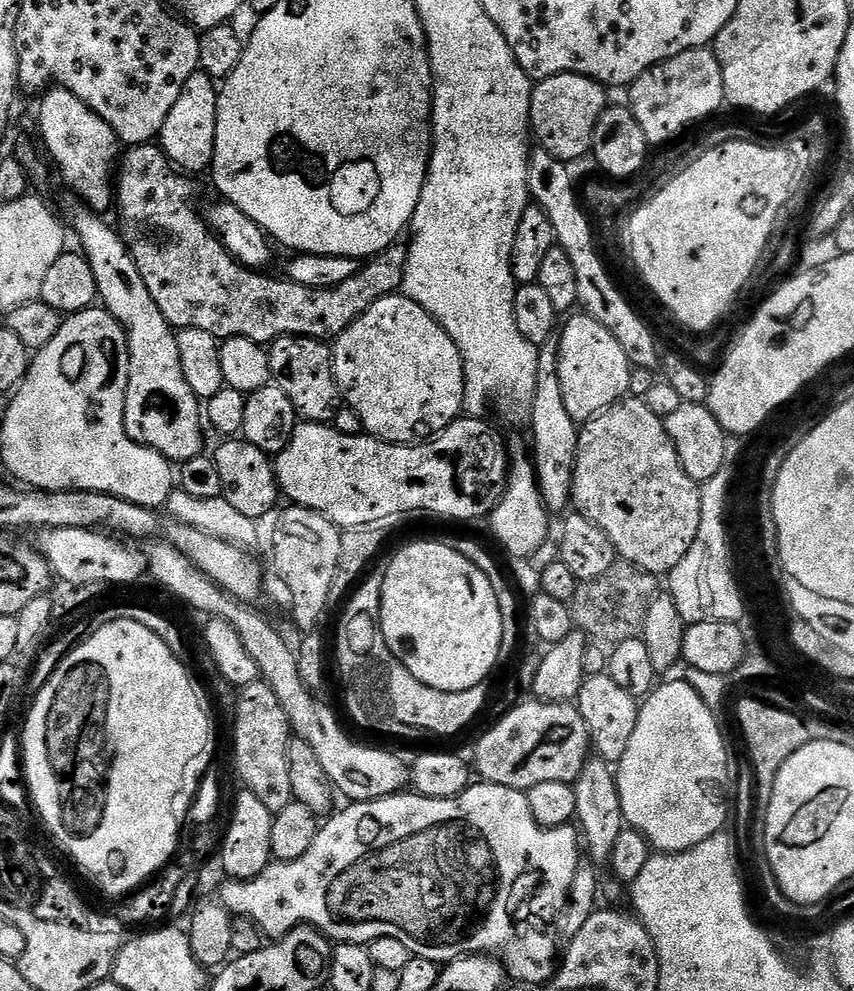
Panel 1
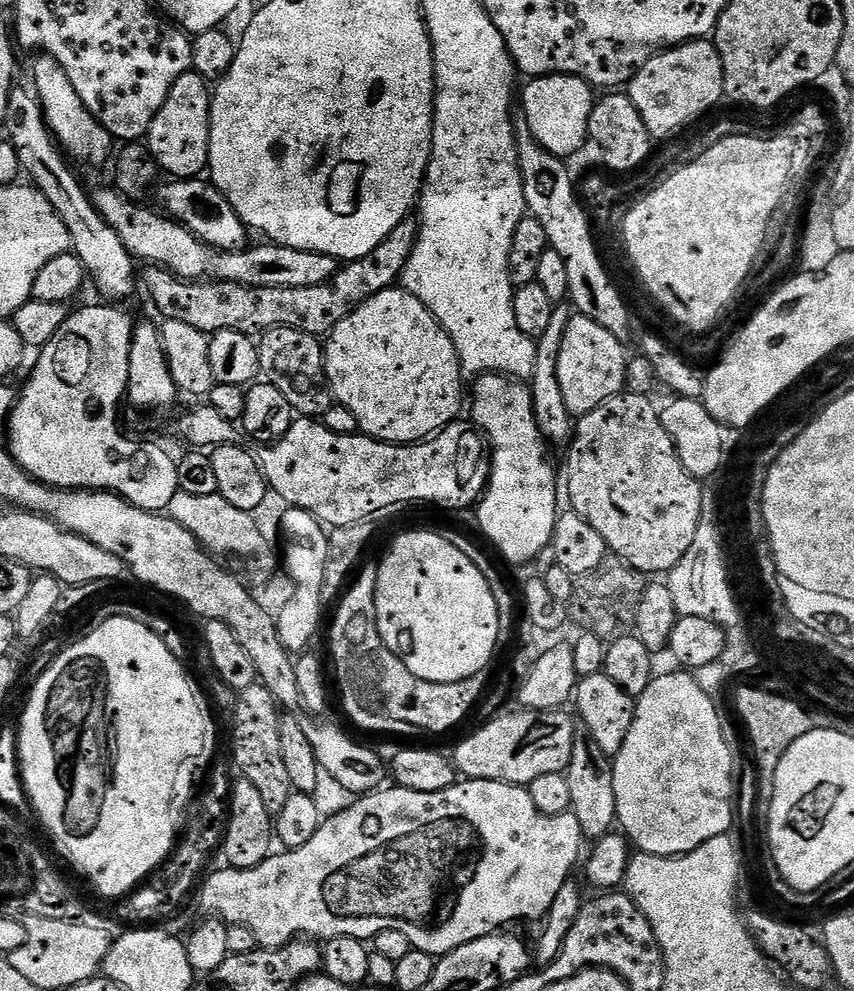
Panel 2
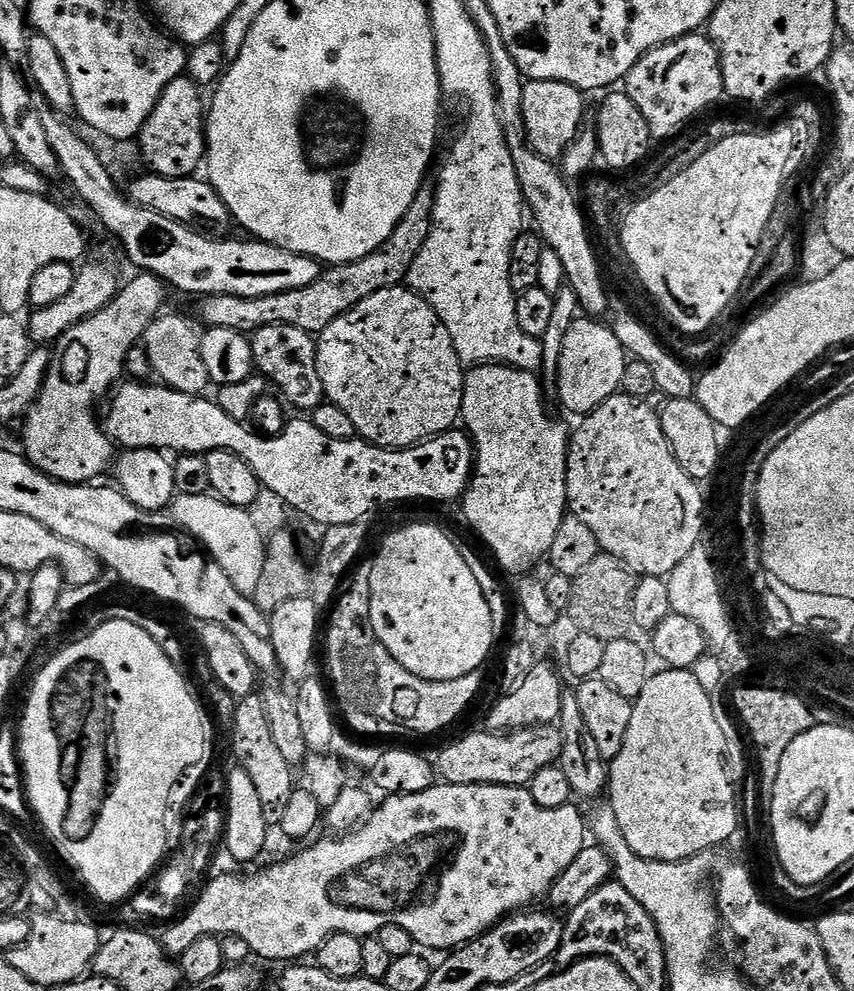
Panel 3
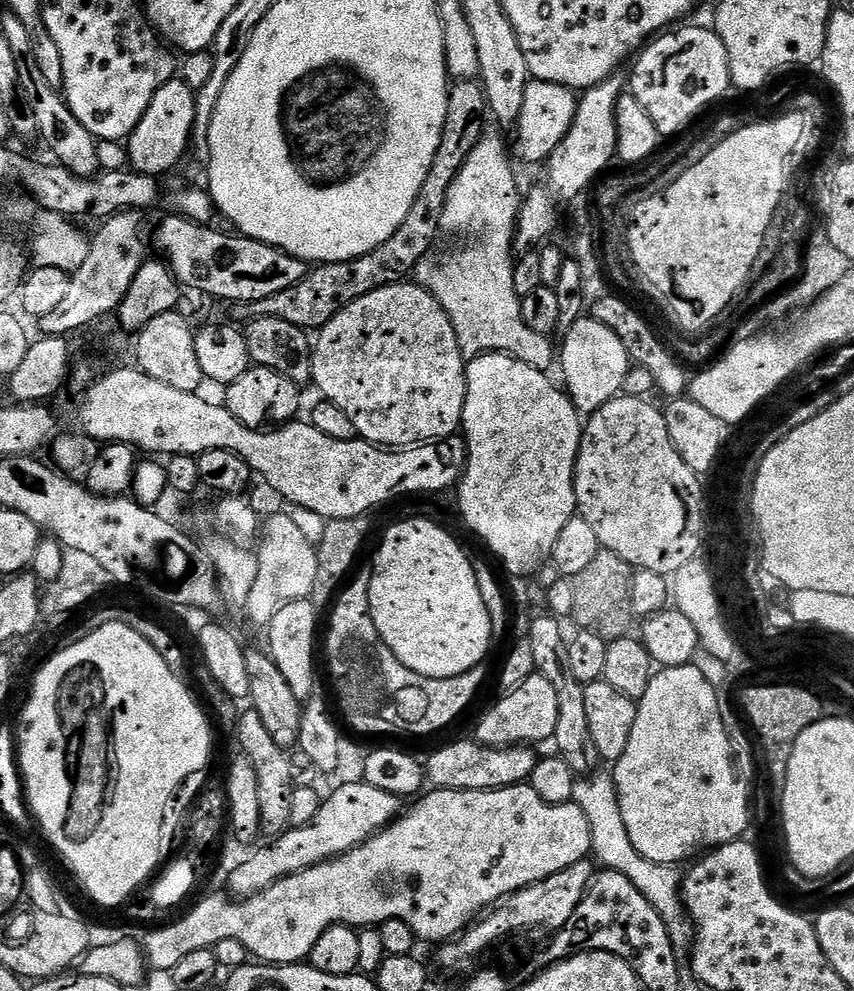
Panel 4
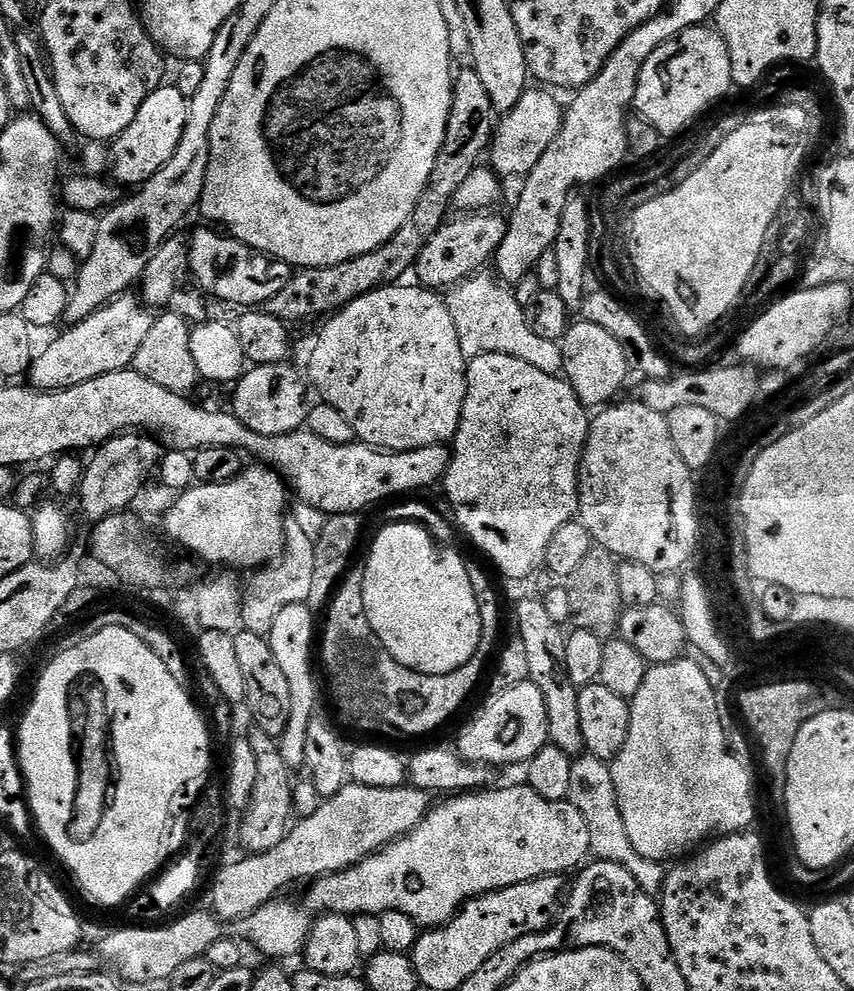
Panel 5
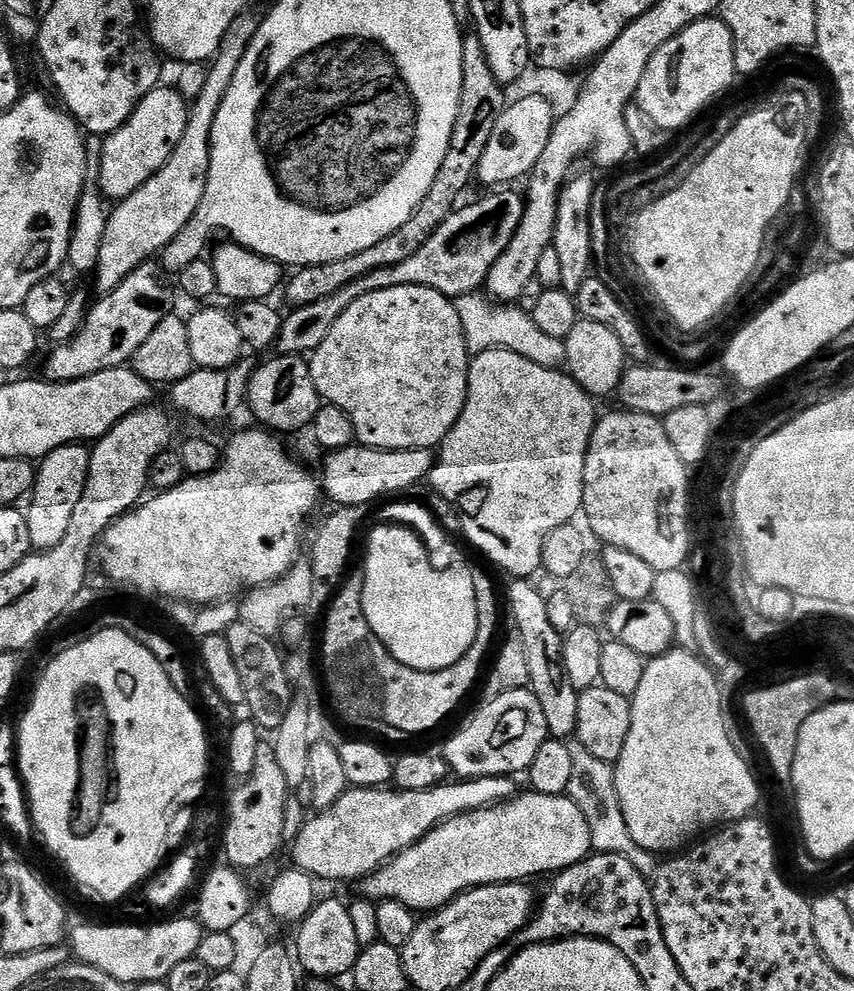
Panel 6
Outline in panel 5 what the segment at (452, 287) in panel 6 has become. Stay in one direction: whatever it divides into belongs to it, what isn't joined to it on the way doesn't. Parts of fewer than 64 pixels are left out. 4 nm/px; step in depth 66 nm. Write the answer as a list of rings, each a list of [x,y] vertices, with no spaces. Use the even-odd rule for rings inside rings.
[[[472,210],[464,214],[461,220],[449,219],[437,230],[434,238],[426,242],[416,263],[414,276],[420,279],[417,281],[425,288],[433,290],[451,288],[453,284],[479,273],[483,269],[480,267],[495,257],[507,229],[507,219],[503,215],[500,217],[496,210]]]

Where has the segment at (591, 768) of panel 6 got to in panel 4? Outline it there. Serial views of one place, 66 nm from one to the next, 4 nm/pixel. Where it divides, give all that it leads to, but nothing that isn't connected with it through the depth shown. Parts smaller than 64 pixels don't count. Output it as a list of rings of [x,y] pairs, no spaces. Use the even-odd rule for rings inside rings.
[[[593,771],[591,774],[581,775],[574,782],[574,794],[571,803],[576,804],[586,814],[586,822],[590,822],[591,855],[597,861],[601,860],[605,869],[620,872],[635,886],[658,910],[662,922],[672,939],[672,945],[677,950],[684,950],[693,943],[694,924],[684,908],[682,899],[682,872],[679,867],[671,864],[650,862],[634,850],[634,842],[630,842],[630,834],[626,834],[626,826],[622,822],[622,810],[618,806],[618,790],[616,778],[611,771]]]

